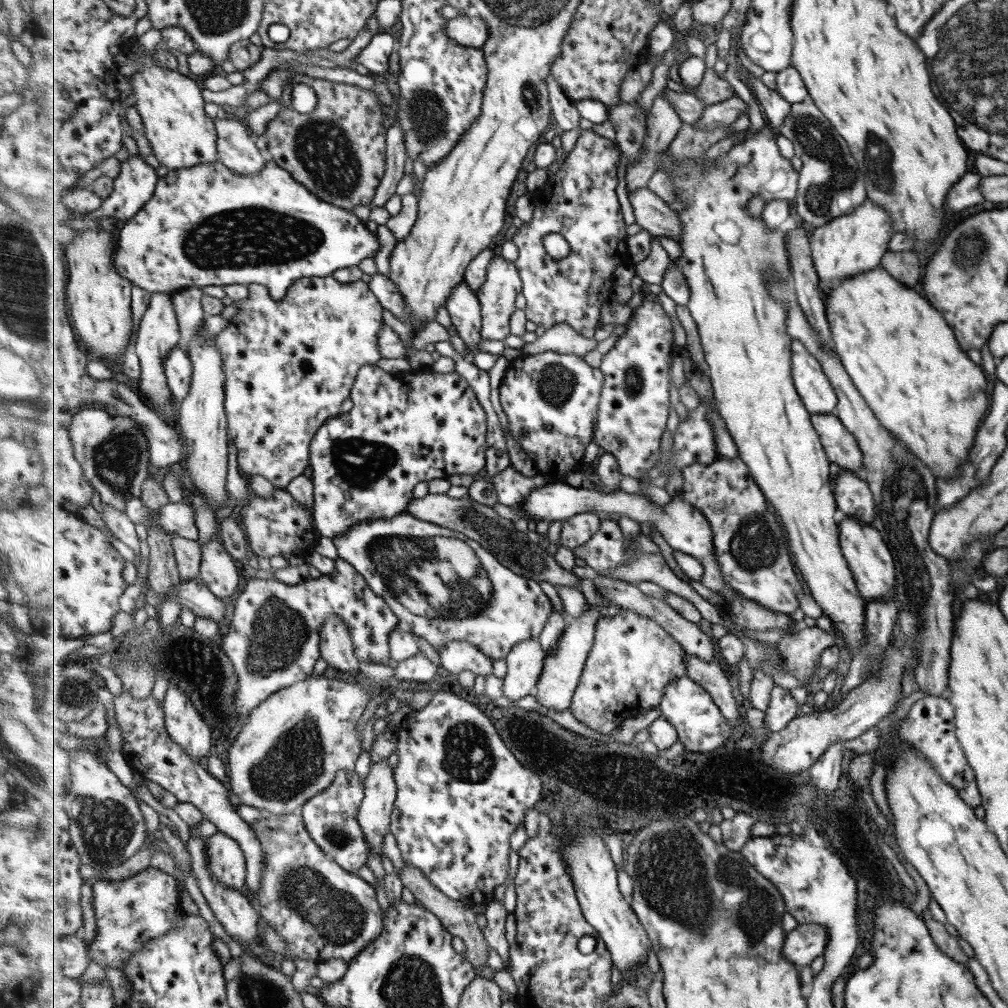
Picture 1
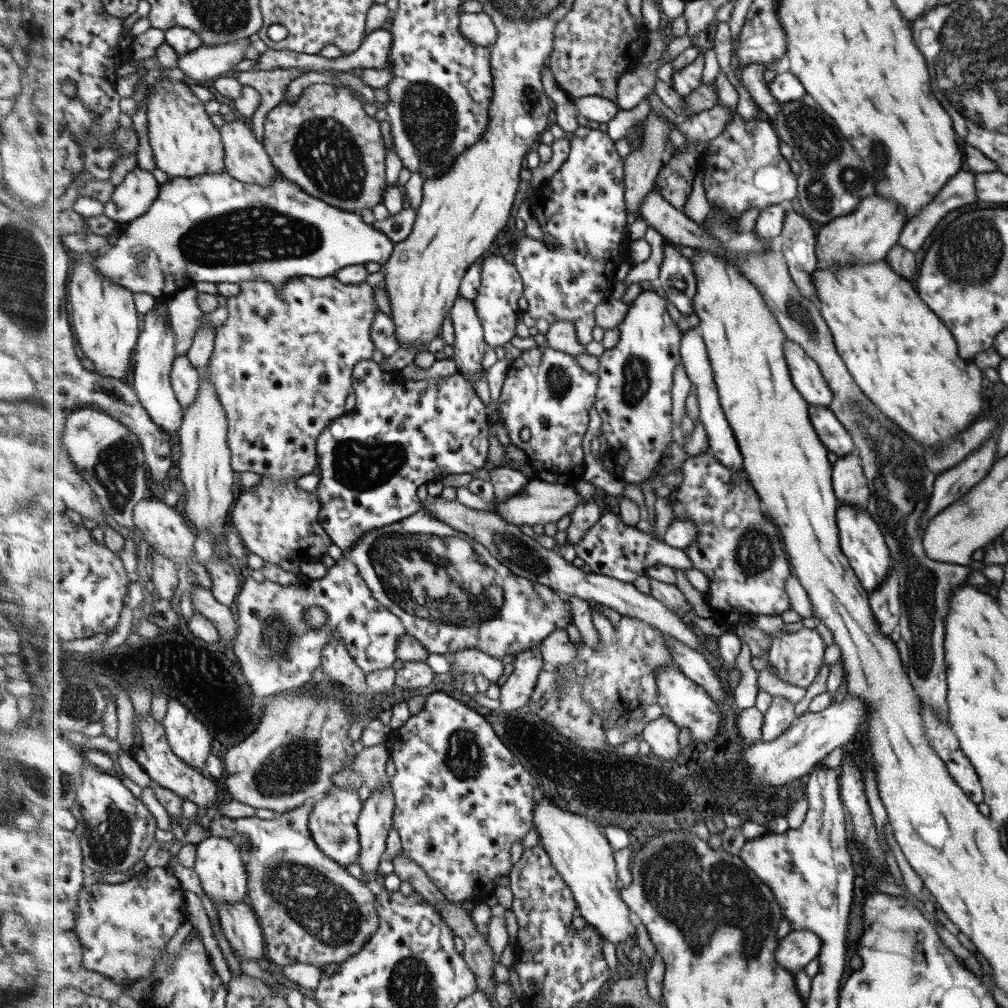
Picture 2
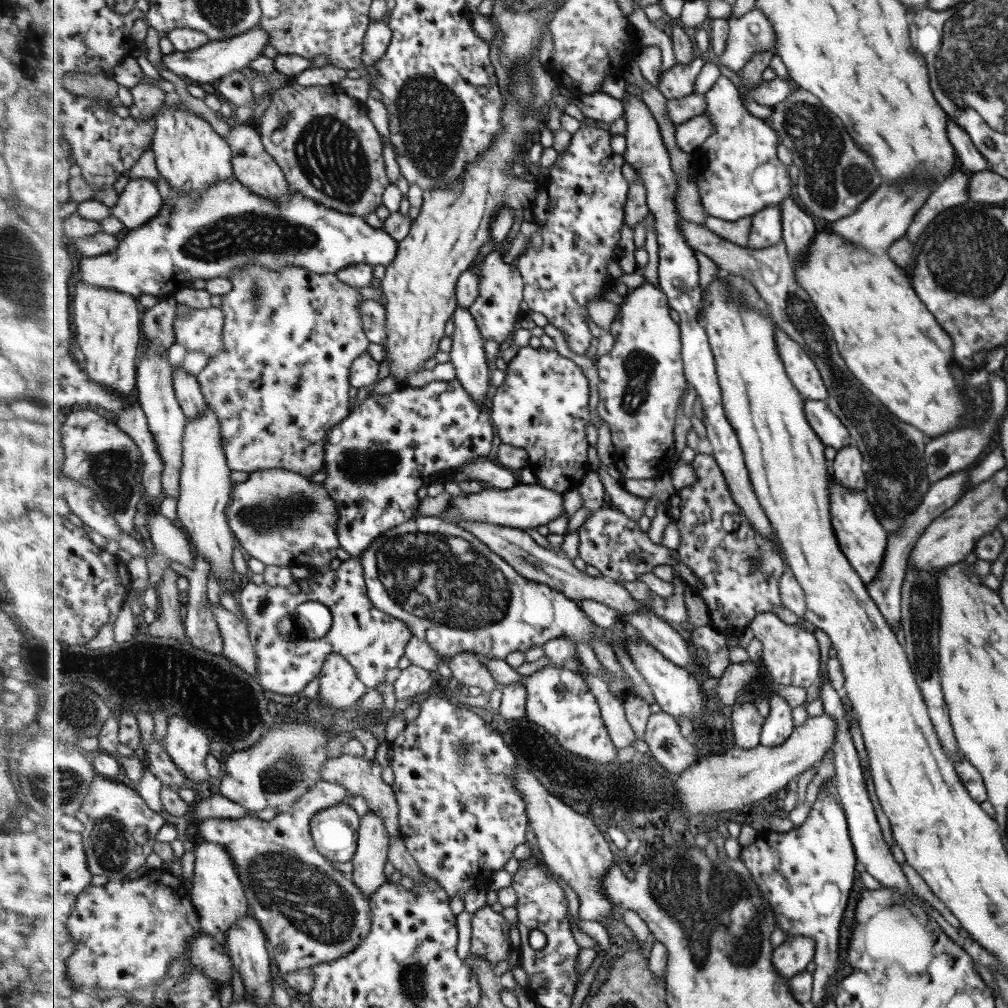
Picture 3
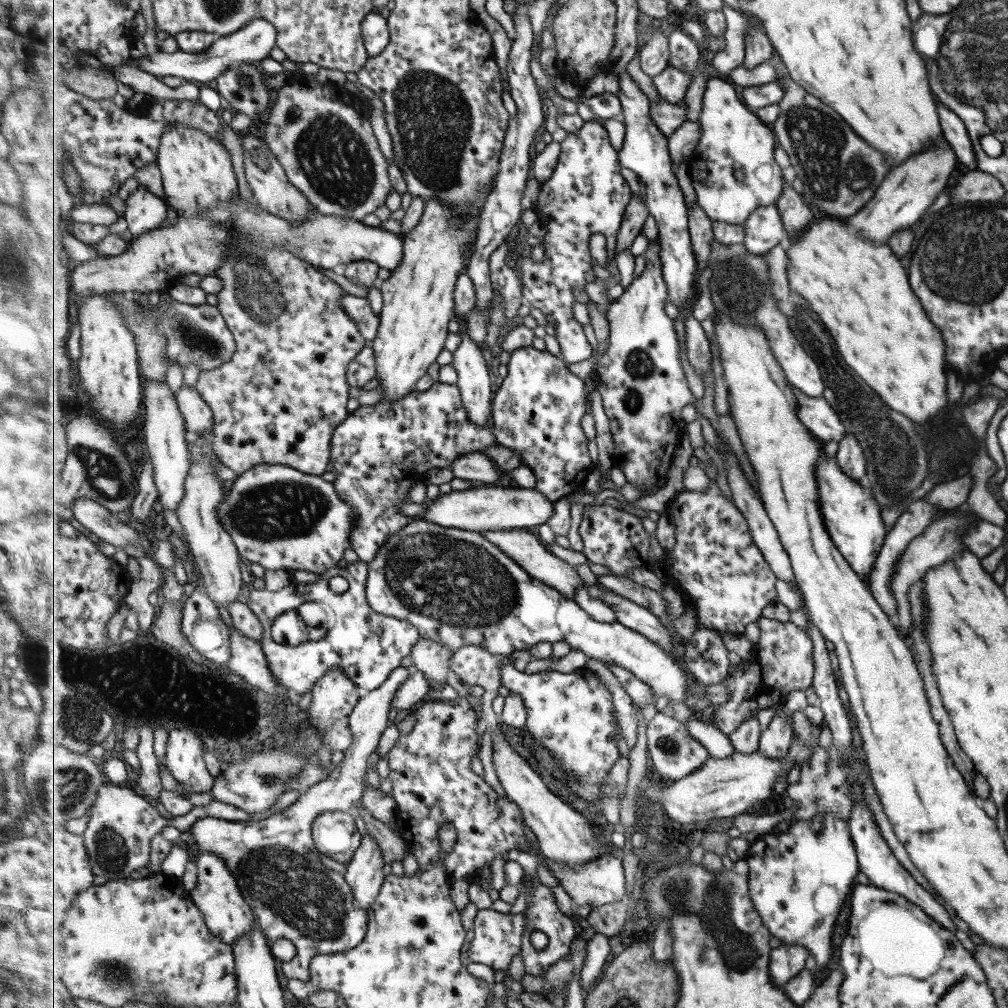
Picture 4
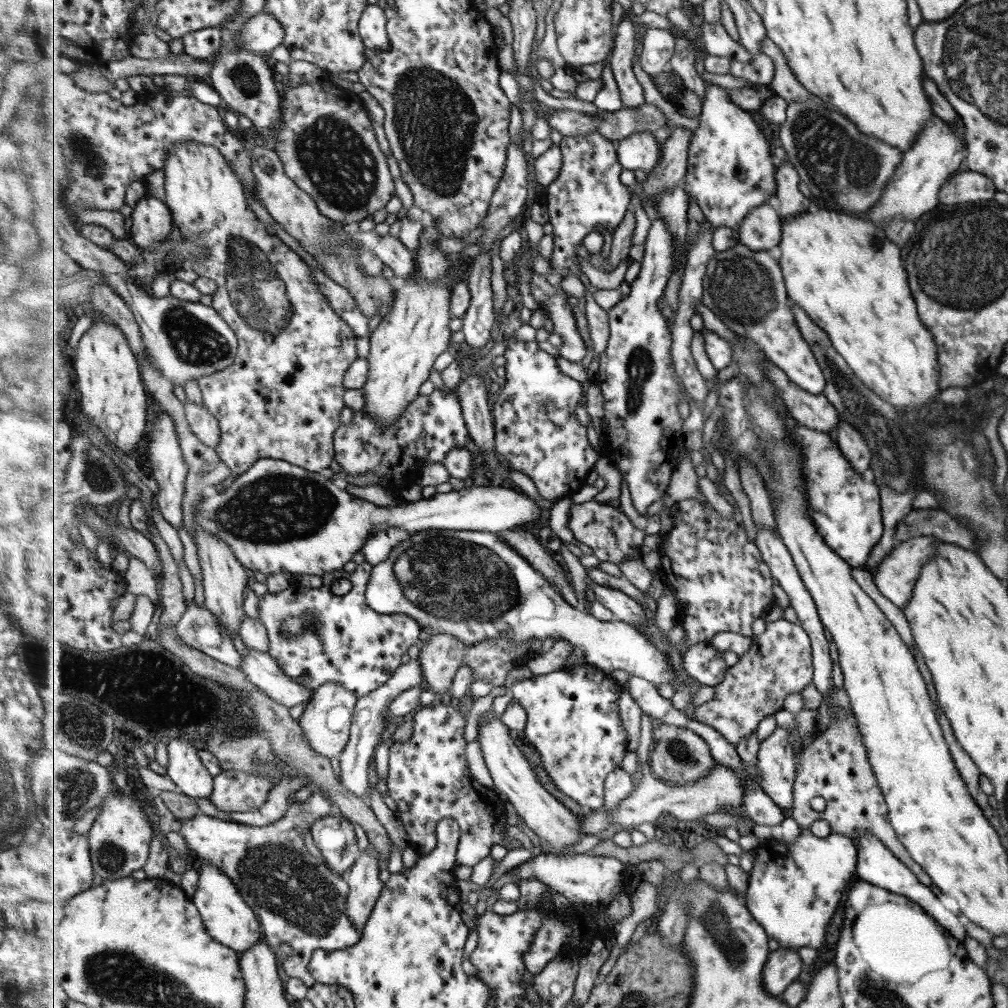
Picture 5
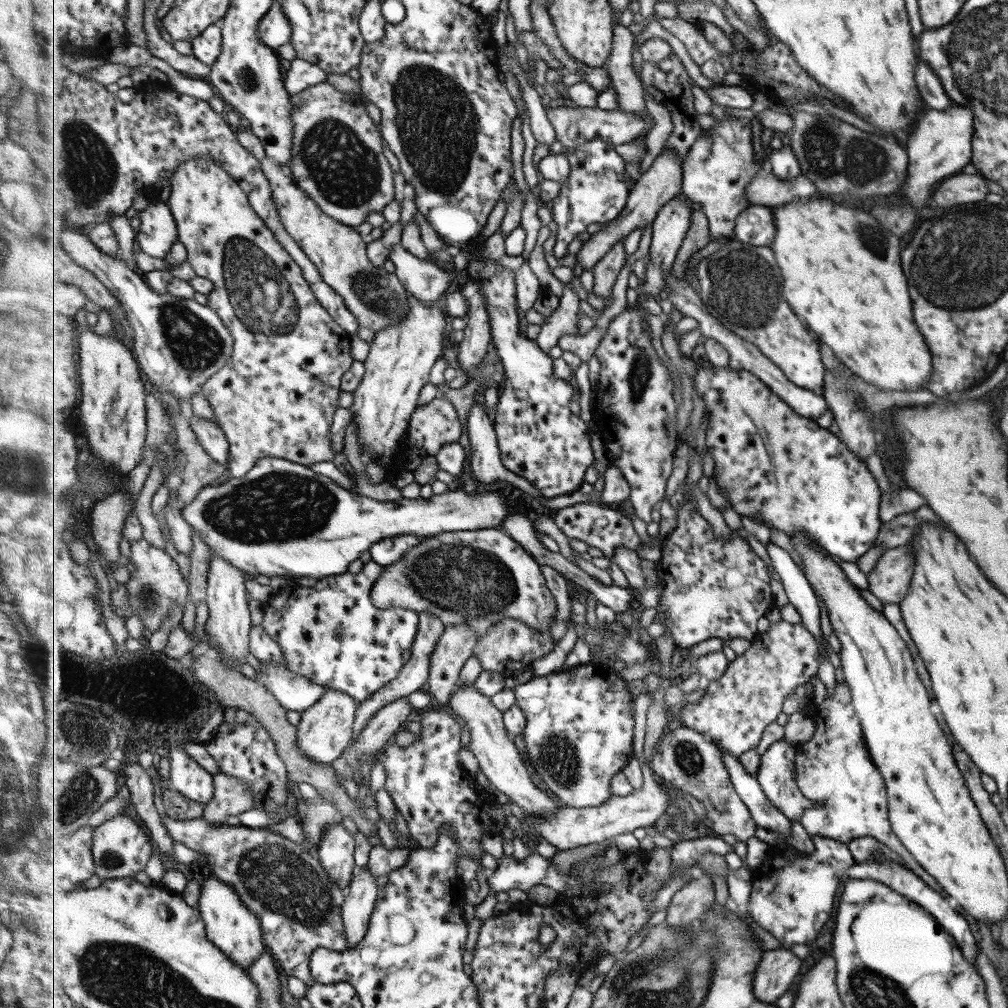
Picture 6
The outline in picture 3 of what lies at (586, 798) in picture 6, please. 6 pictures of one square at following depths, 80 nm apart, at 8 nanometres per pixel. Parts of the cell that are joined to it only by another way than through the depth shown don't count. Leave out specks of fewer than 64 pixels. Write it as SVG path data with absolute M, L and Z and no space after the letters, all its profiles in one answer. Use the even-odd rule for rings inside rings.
M485 655L480 657L500 687L509 686L514 682L522 682L526 686L528 696L526 716L531 722L543 725L561 746L575 753L575 756L583 756L583 759L589 759L595 765L601 764L603 767L613 765L618 758L619 750L611 742L607 723L599 710L599 700L591 692L591 687L583 675L567 668L548 666L526 677L515 672L505 660Z

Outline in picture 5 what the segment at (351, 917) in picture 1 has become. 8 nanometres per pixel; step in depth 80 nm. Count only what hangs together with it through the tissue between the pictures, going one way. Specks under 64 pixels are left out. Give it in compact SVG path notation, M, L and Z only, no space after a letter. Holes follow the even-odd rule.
M423 632L421 642L413 652L411 661L405 665L401 665L395 671L393 678L391 678L390 681L387 681L381 688L374 690L373 693L369 693L367 696L361 697L357 701L350 739L347 748L345 748L345 751L339 757L341 772L339 774L339 779L337 780L341 782L343 788L347 788L351 794L355 794L355 796L359 798L363 798L365 792L367 792L367 788L369 788L369 766L371 766L373 754L375 756L375 746L379 744L381 734L383 734L383 730L386 727L384 726L384 720L390 704L403 691L411 690L420 684L426 684L424 670L416 652L421 650L421 647L429 642L431 637L432 636L427 634L427 632ZM311 791L309 799L289 805L285 817L269 826L248 826L199 814L187 819L177 831L190 850L213 862L238 885L243 899L256 911L270 947L275 952L283 944L292 948L291 955L283 958L282 967L289 977L299 978L308 988L316 982L310 971L315 950L350 949L358 944L363 932L346 913L349 882L305 848L303 831L311 831L321 818L338 813L327 791Z

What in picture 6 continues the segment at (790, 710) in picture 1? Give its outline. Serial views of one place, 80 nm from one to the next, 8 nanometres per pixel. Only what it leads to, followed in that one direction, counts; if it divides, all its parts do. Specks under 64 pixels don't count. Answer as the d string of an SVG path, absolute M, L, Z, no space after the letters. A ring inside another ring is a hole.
M782 738L763 755L757 773L769 801L791 821L801 821L805 810L811 808L811 800L799 790L796 772L796 747Z

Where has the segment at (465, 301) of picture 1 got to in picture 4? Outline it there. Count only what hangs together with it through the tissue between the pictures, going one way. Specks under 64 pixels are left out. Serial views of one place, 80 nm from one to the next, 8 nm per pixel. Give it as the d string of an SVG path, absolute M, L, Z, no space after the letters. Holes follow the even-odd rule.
M456 315L456 319L461 324L462 329L459 330L461 336L461 344L453 353L452 364L458 372L458 383L461 389L463 405L467 407L467 413L471 415L471 421L478 426L490 426L492 421L492 402L493 402L493 386L491 386L491 374L489 374L489 357L487 350L482 345L475 343L466 330L466 324L469 324L467 316Z

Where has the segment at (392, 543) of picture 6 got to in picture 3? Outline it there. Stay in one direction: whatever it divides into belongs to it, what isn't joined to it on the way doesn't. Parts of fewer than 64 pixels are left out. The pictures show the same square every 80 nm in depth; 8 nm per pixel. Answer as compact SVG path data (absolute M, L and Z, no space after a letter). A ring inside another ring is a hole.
M459 379L452 380L451 382L435 381L427 386L405 386L395 389L392 393L376 396L372 395L373 389L369 390L369 395L365 400L356 407L351 409L349 417L345 418L339 425L334 426L330 430L330 434L327 437L326 444L326 462L325 472L327 477L323 484L329 490L329 494L337 502L338 511L340 514L340 521L338 526L339 540L341 541L341 548L345 550L352 558L358 558L365 555L365 551L369 549L372 542L375 542L380 536L383 536L388 530L397 528L404 522L411 520L415 517L417 512L417 506L419 506L419 496L417 496L417 490L421 486L426 486L431 480L439 479L440 477L448 477L455 472L461 472L463 468L471 464L473 461L478 461L480 458L489 456L493 450L493 438L495 438L495 427L491 424L492 416L489 409L483 402L475 402L474 398L471 398L470 391L462 385Z

